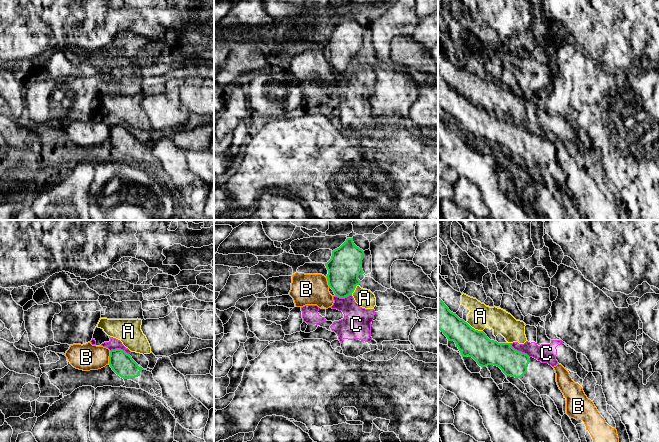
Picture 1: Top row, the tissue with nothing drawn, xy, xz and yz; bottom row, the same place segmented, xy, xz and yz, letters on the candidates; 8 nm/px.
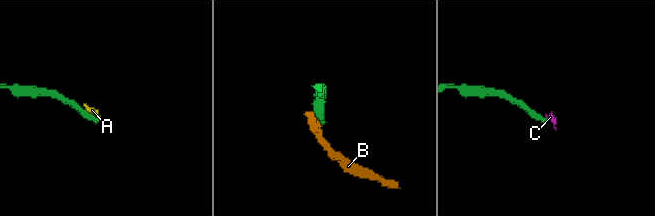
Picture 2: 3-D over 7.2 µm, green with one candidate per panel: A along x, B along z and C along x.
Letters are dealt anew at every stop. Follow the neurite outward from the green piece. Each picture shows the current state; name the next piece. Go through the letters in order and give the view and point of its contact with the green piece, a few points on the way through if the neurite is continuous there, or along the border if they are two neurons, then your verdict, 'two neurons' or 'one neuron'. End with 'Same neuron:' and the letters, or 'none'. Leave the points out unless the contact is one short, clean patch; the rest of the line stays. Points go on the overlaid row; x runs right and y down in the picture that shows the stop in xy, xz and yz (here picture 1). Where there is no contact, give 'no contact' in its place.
A: contact yz (473, 328); two neurons
B: contact xy (109, 357); border xy (110, 351), (108, 363); two neurons
C: contact yz (518, 351); border yz (509, 343), (515, 349), (529, 356); two neurons
Same neuron: none

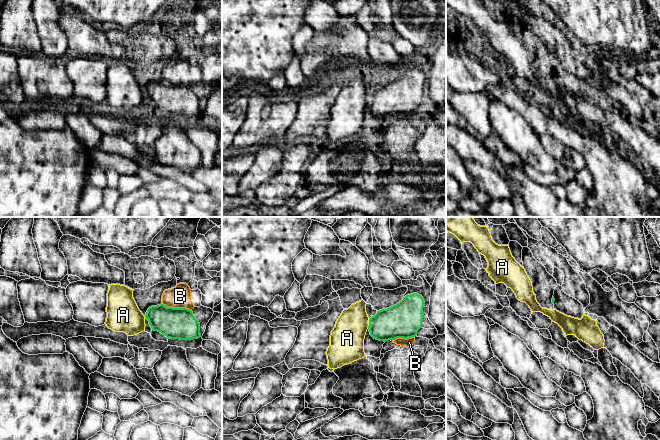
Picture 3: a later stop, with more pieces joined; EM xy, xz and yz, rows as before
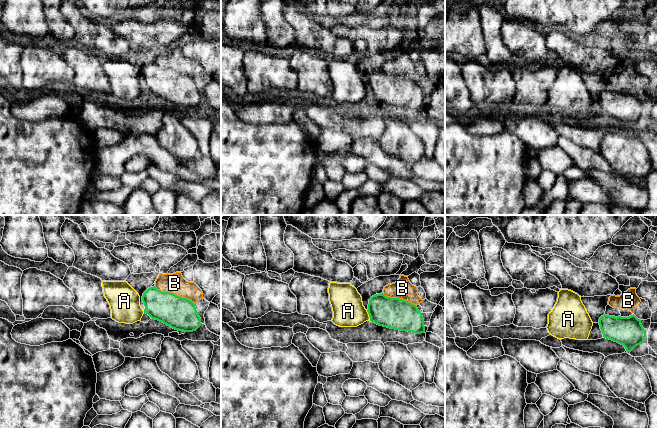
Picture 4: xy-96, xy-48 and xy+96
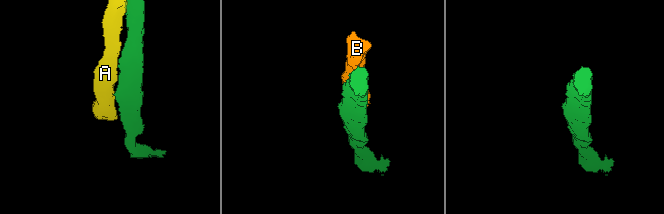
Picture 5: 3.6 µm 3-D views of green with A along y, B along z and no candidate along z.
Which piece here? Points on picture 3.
A: contact xz (368, 326); two neurons
B: contact xy (177, 308); two neurons
Same neuron: none

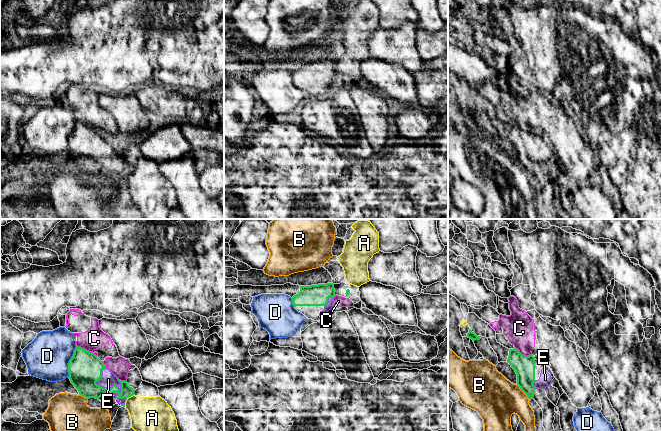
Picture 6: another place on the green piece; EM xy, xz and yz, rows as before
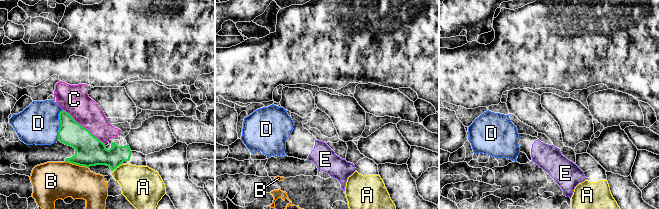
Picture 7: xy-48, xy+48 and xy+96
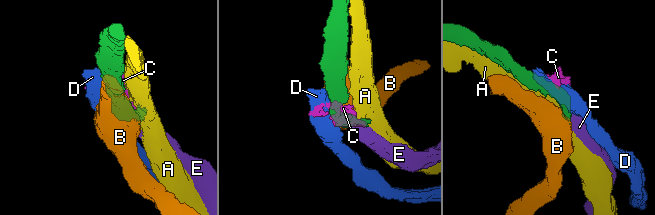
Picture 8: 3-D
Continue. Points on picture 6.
A: contact xy (130, 396); two neurons
B: contact yz (522, 390); border yz (517, 384), (529, 398); two neurons
C: contact xy (86, 350); two neurons
D: contact xy (69, 362); two neurons
E: contact xy (102, 387); way xy (85, 368), (87, 373), (102, 387), (108, 379); one neuron
Same neuron: E

